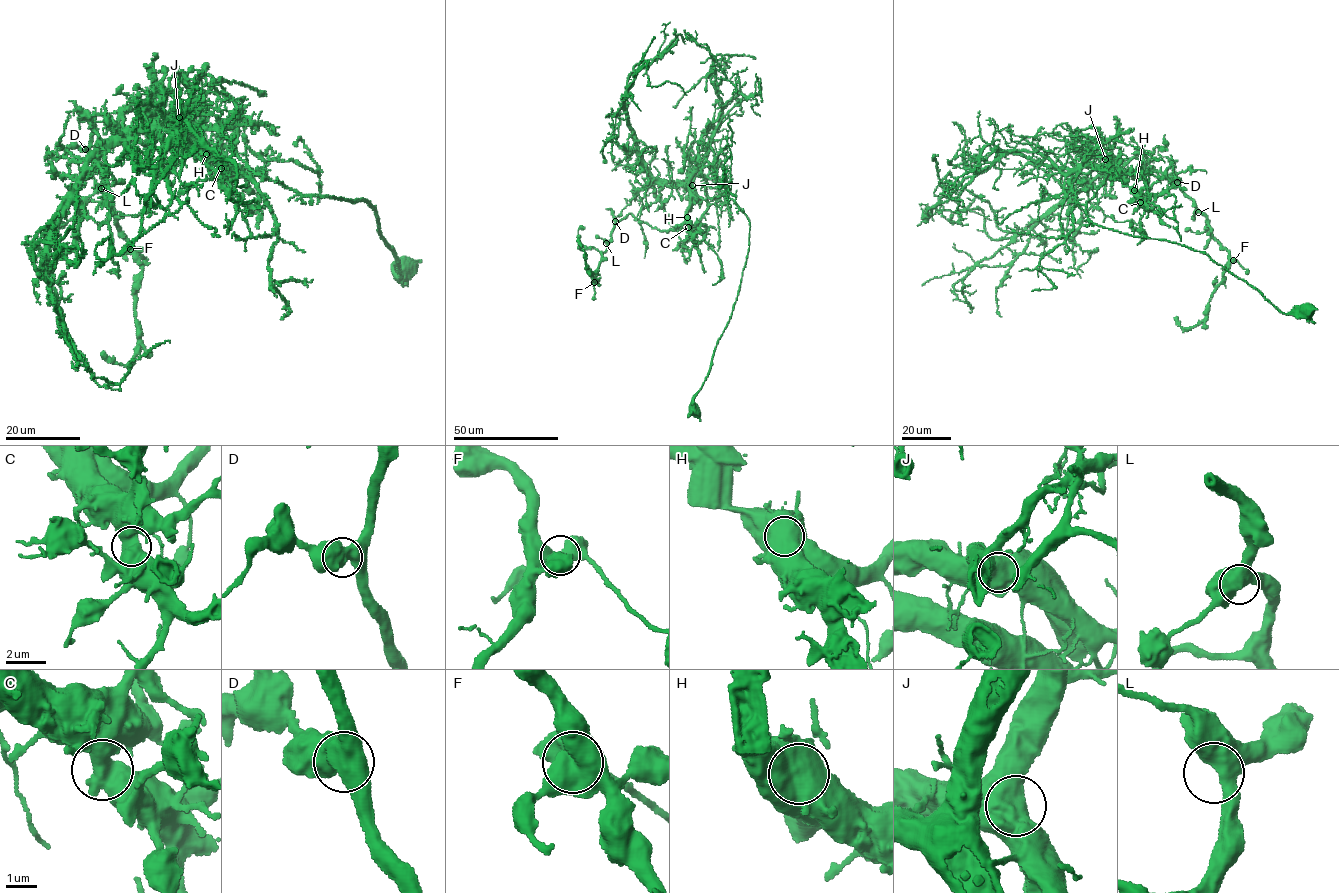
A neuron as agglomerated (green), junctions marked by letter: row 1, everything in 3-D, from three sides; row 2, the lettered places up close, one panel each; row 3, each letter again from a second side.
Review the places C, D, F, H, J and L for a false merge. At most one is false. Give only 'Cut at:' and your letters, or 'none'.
Cut at: H

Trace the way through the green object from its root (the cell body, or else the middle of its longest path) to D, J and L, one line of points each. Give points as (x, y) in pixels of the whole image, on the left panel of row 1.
D: (402, 268), (369, 202), (301, 195), (216, 131), (197, 135), (204, 158), (150, 110), (96, 114), (85, 149)
J: (402, 268), (393, 273), (399, 278), (369, 202), (301, 195), (252, 172), (217, 132), (179, 117)
L: (402, 268), (369, 202), (301, 195), (216, 131), (197, 135), (200, 157), (150, 110), (95, 115), (101, 188)

